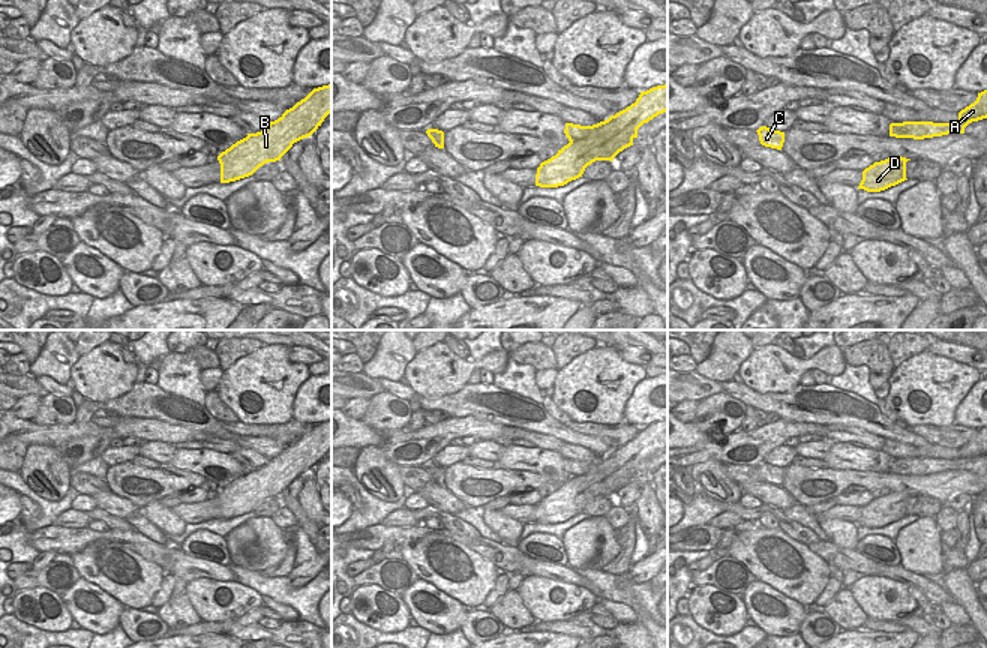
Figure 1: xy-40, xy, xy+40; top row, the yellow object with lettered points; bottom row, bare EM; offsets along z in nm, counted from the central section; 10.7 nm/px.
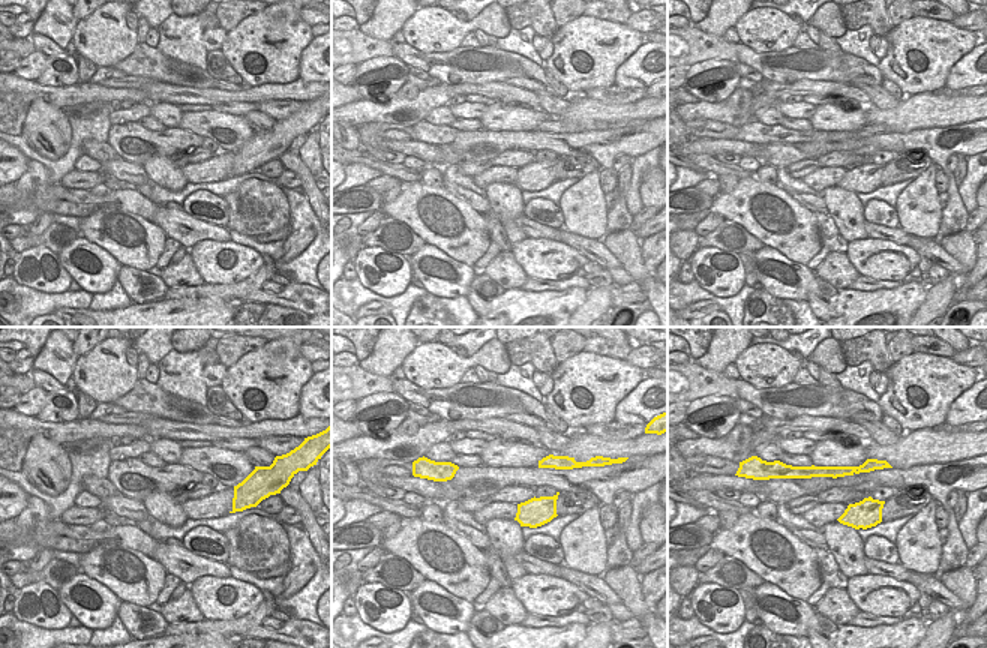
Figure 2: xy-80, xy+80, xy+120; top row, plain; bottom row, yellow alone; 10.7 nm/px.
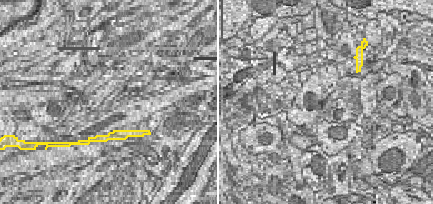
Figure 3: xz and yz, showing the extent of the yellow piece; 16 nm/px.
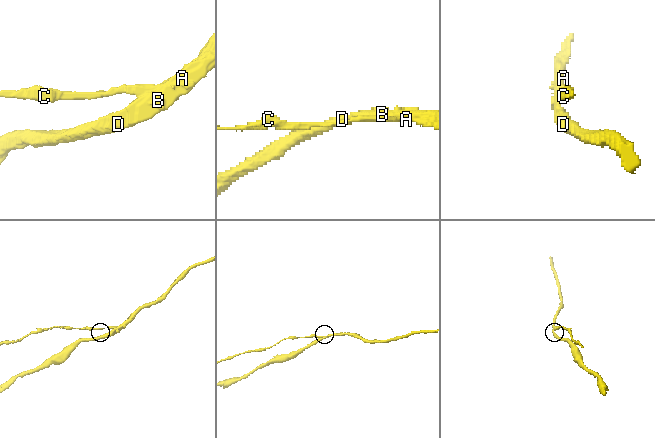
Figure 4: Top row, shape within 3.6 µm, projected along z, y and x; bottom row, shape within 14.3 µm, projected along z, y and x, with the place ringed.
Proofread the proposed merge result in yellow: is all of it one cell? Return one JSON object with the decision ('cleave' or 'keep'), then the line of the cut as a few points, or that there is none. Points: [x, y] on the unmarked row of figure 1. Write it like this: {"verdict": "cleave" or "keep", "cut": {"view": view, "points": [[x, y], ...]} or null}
{"verdict": "cleave", "cut": {"view": "xy", "points": [[602, 458], [585, 473], [570, 477]]}}

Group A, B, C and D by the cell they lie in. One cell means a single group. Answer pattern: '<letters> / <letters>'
A B D / C

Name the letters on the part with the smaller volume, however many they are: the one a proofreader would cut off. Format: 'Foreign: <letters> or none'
Foreign: C

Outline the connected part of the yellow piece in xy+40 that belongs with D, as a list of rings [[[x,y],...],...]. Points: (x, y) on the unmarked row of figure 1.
[[[890,492],[885,496],[874,498],[862,507],[862,516],[858,525],[867,528],[880,528],[896,522],[906,514],[906,498],[910,495],[902,492]]]

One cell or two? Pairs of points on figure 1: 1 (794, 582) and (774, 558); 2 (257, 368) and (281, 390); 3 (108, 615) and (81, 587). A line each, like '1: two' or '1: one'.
1: one
2: one
3: one

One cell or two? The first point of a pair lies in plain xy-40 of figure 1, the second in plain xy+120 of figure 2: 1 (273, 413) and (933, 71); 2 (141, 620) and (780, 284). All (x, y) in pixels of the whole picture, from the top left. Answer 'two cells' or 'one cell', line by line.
1: one cell
2: two cells

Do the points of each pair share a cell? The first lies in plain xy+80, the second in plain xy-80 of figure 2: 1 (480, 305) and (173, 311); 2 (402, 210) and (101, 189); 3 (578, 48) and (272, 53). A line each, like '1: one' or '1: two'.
1: two
2: two
3: one

